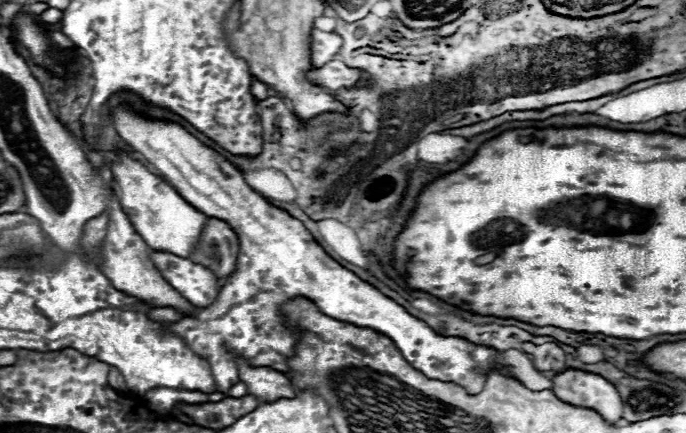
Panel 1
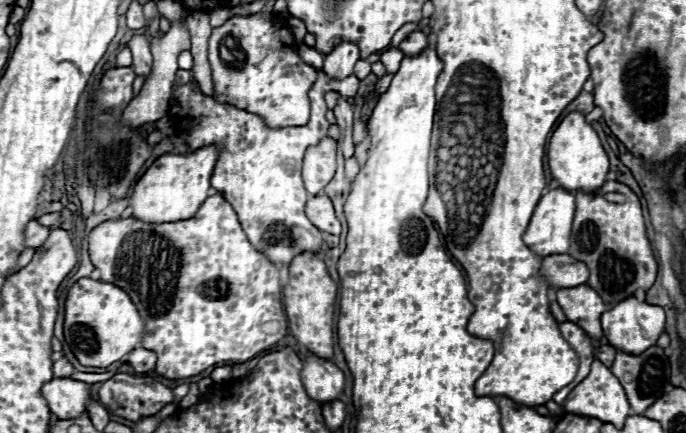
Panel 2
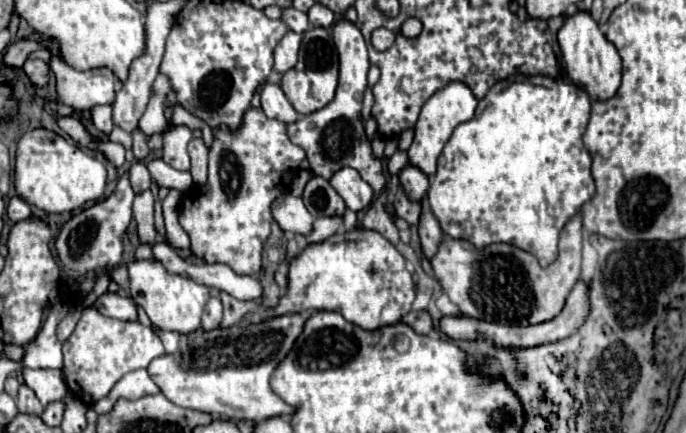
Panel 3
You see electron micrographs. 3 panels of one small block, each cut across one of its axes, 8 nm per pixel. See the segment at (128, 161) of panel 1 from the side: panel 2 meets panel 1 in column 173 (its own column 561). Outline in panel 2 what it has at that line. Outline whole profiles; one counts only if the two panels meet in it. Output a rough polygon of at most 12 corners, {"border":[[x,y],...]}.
{"border":[[544,194],[524,234],[538,256],[566,254],[576,200]]}

